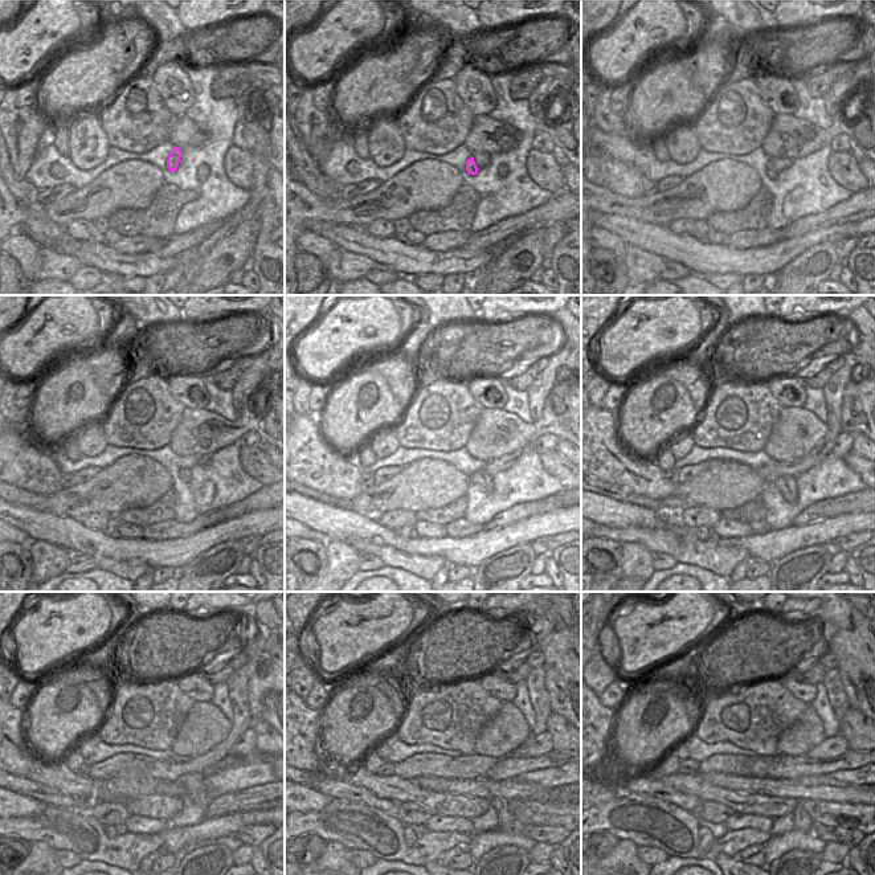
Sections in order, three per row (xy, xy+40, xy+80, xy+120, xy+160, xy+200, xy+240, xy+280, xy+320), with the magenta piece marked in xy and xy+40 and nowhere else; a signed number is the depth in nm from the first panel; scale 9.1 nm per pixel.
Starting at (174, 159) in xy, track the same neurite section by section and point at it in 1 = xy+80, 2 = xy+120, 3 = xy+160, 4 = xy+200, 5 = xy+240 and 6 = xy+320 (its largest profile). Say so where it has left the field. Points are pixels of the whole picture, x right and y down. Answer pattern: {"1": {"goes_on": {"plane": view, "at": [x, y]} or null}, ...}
{"1": {"goes_on": {"plane": "xy+80", "at": [771, 171]}}, "2": {"goes_on": {"plane": "xy+120", "at": [184, 474]}}, "3": {"goes_on": {"plane": "xy+160", "at": [481, 477]}}, "4": {"goes_on": {"plane": "xy+200", "at": [786, 486]}}, "5": {"goes_on": {"plane": "xy+240", "at": [193, 782]}}, "6": {"goes_on": {"plane": "xy+320", "at": [802, 821]}}}

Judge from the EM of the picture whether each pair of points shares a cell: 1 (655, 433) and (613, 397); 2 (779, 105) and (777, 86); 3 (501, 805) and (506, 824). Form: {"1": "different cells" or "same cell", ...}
{"1": "different cells", "2": "same cell", "3": "same cell"}

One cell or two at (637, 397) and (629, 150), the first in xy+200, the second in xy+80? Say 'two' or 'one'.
two

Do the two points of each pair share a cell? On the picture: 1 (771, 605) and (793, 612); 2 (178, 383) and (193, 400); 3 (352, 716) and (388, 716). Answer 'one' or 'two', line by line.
1: two
2: one
3: one

